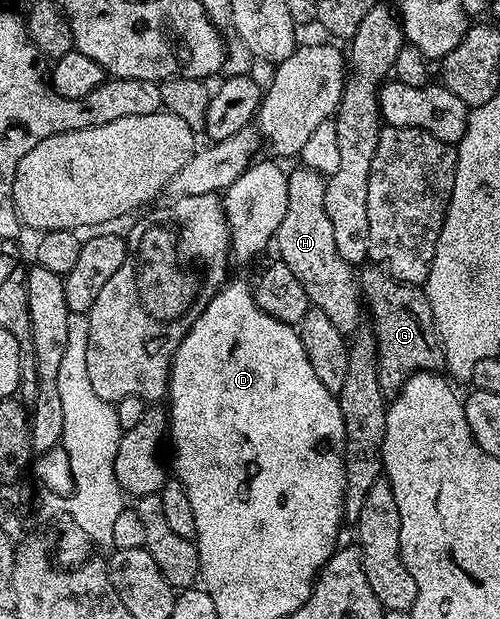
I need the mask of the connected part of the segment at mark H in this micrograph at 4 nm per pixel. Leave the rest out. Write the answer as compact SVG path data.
M304 166L289 172L287 214L275 237L276 255L303 282L310 305L323 310L340 332L353 334L363 320L363 297L354 265L339 258L339 249L335 246L335 230L331 218L327 218L325 181L326 177Z

